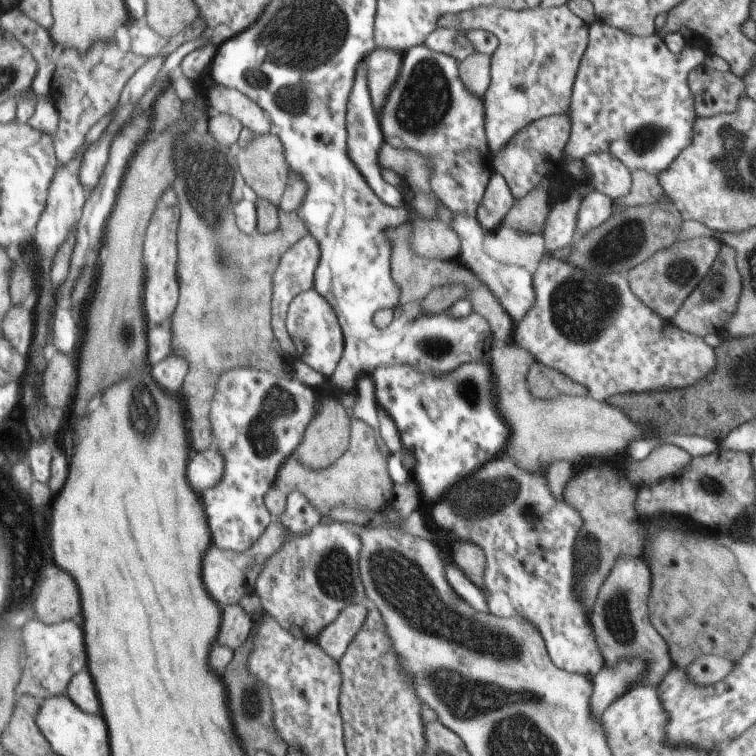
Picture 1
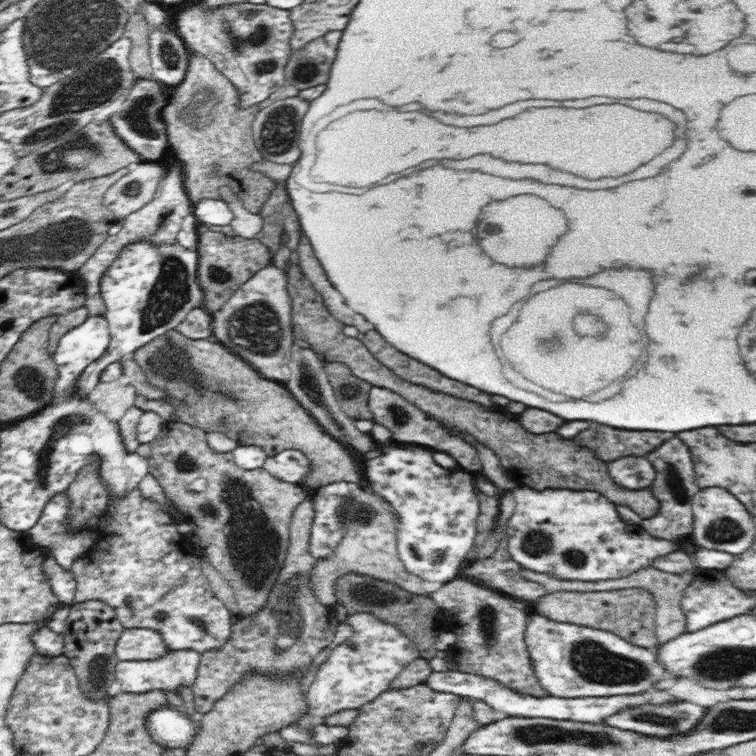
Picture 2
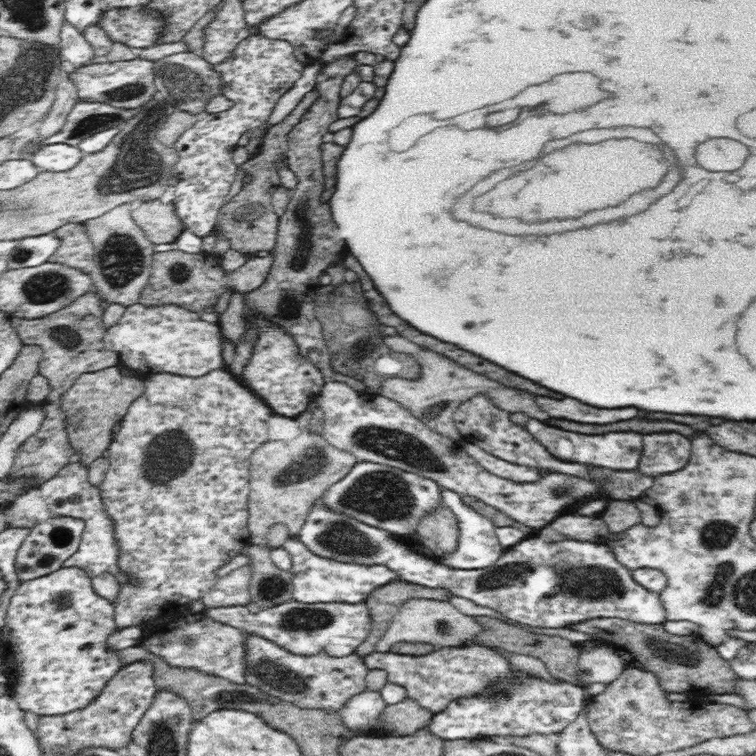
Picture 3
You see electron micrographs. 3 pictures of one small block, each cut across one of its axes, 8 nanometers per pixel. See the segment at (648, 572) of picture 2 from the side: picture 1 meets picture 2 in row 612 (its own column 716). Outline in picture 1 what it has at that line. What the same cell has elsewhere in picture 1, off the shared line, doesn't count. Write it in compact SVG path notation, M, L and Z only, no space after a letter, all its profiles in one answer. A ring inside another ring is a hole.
M699 656L685 668L685 674L687 674L687 680L693 682L695 686L707 688L721 682L729 674L731 666L733 662L719 656Z

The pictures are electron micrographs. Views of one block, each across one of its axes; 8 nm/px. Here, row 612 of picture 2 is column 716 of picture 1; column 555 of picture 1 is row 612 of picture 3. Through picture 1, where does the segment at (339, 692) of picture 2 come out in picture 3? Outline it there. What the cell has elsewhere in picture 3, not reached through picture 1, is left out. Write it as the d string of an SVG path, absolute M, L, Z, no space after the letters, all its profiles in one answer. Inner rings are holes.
M284 602L274 608L260 610L258 614L250 614L246 606L222 606L222 608L204 608L202 610L208 618L216 622L230 624L248 632L252 636L266 638L284 650L296 656L332 656L342 658L356 654L360 644L370 638L372 632L372 616L366 602L348 604L348 602L330 602L330 604L304 604L304 602Z

